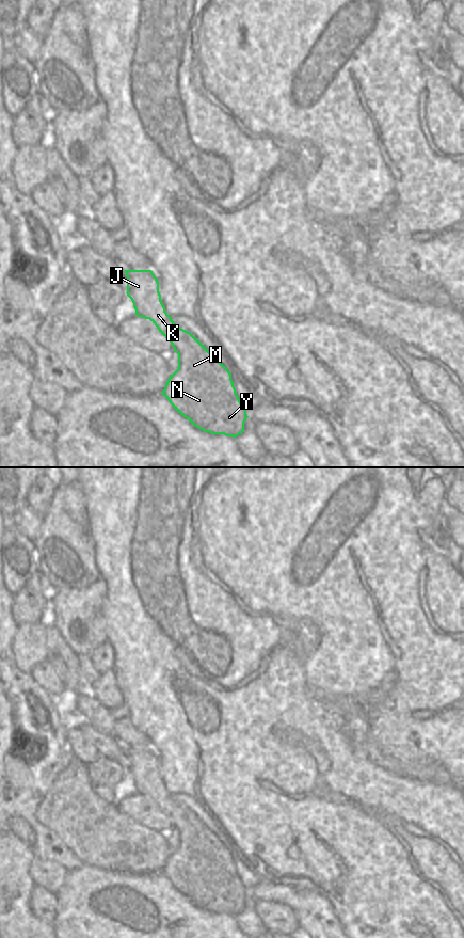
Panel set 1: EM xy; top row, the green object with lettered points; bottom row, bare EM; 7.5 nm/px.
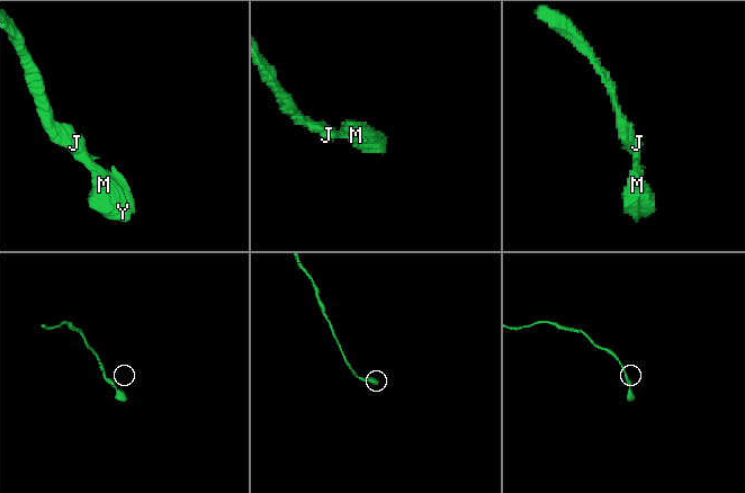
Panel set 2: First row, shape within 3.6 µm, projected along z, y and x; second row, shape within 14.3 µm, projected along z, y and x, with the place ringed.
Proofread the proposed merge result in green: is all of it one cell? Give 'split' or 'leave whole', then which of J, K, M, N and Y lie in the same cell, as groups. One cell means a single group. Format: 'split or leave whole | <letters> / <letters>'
leave whole | J K M N Y

